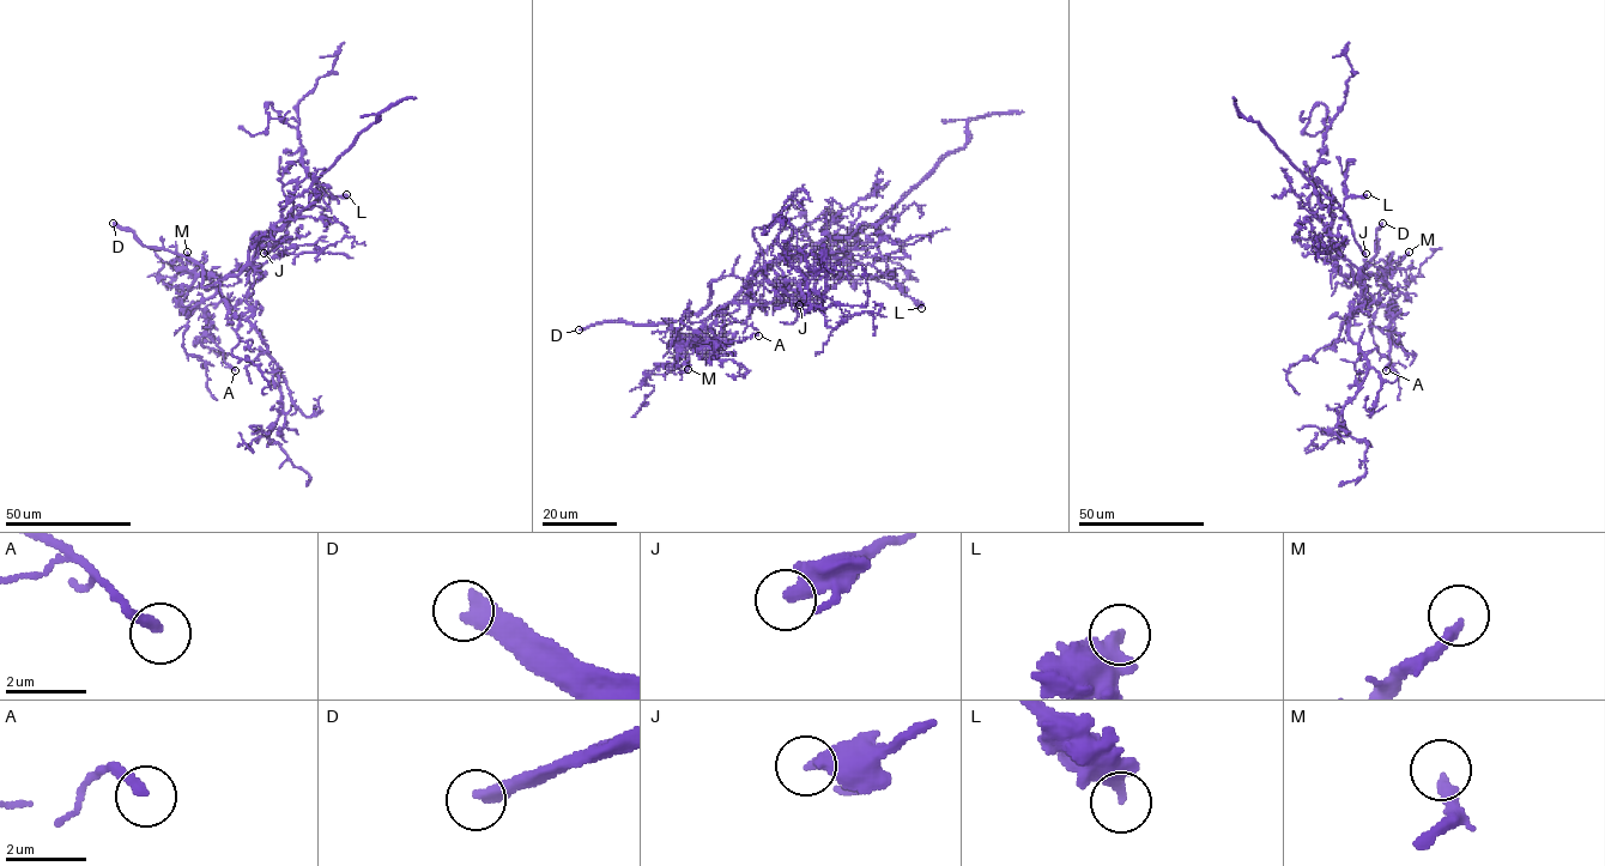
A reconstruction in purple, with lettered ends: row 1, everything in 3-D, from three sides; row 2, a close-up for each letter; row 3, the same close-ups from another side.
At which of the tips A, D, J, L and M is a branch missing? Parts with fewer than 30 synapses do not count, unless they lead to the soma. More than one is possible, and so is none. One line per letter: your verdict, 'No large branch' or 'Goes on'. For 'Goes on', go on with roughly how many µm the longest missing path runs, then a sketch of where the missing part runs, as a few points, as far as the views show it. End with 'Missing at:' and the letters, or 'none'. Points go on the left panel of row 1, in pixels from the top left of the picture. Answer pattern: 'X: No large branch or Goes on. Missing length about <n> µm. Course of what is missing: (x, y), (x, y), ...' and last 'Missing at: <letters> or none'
A: No large branch
D: Goes on. Missing length about 35 µm. Course of what is missing: (113, 223), (73, 209), (60, 211), (60, 207)
J: No large branch
L: Goes on. Missing length about 50 µm. Course of what is missing: (346, 194), (346, 175), (338, 171), (321, 150), (301, 146), (296, 150)
M: No large branch
Missing at: D, L

